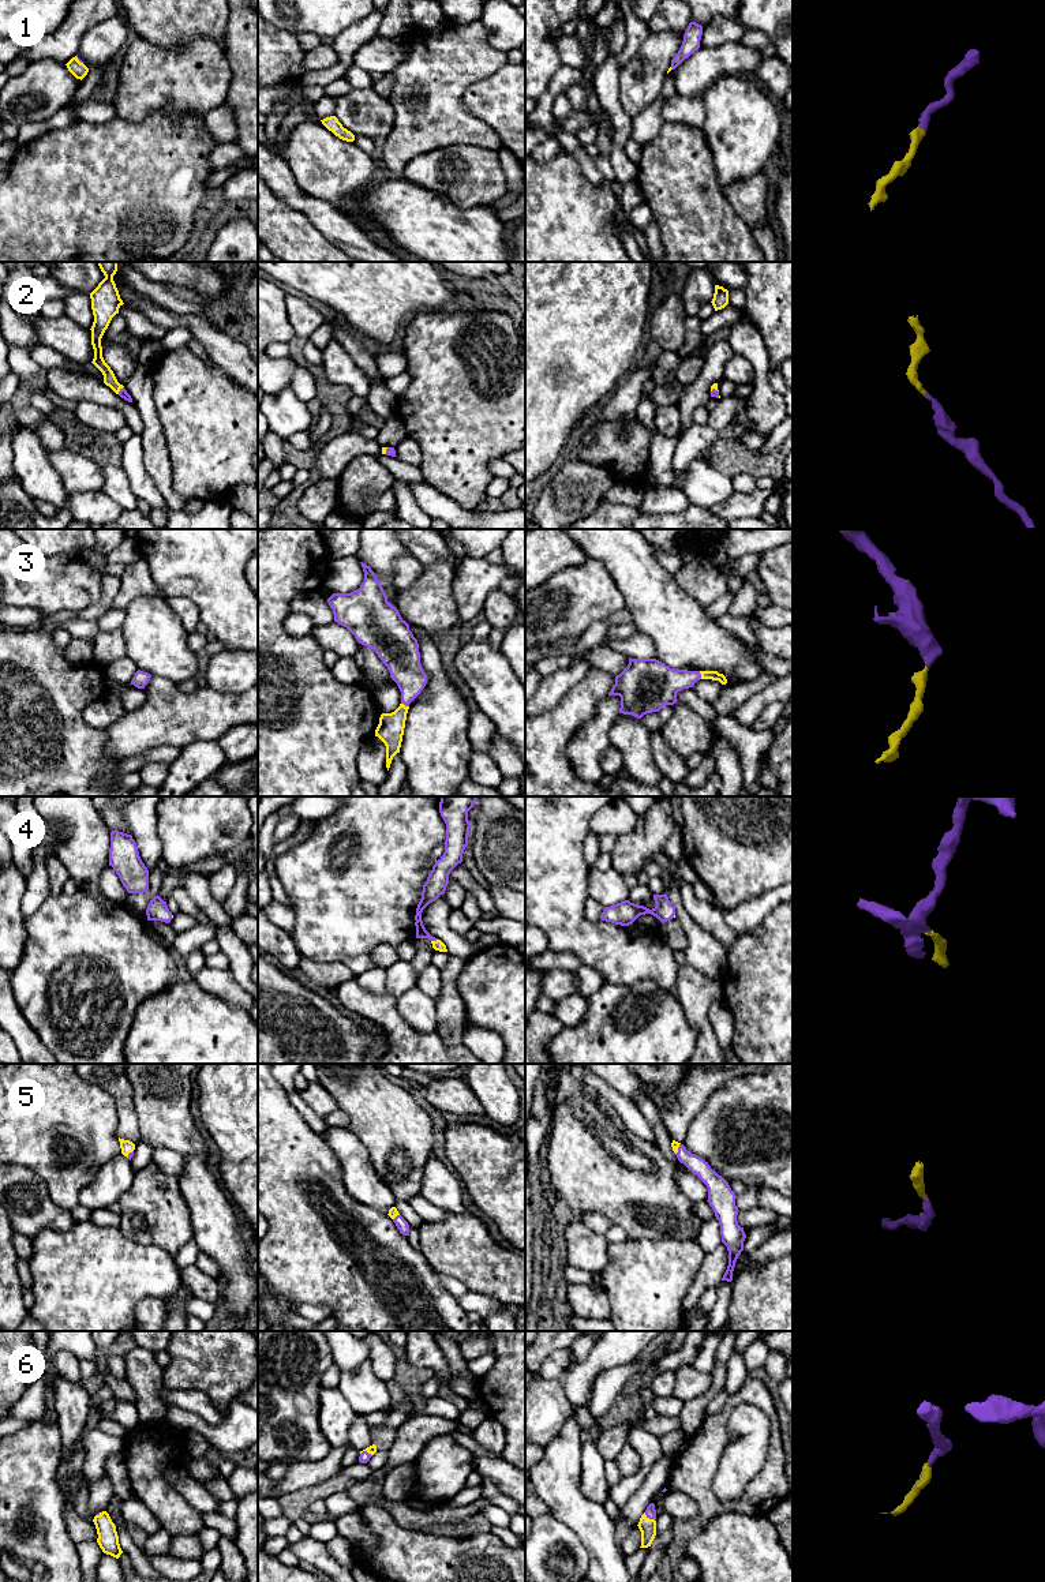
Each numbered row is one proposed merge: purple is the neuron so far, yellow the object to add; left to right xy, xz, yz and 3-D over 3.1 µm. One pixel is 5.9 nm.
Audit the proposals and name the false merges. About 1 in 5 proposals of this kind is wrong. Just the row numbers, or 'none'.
none

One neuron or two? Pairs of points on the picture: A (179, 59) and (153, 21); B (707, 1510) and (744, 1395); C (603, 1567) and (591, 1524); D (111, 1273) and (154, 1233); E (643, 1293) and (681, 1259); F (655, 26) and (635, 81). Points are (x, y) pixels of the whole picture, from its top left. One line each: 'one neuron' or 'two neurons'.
A: two neurons
B: one neuron
C: one neuron
D: two neurons
E: one neuron
F: two neurons

